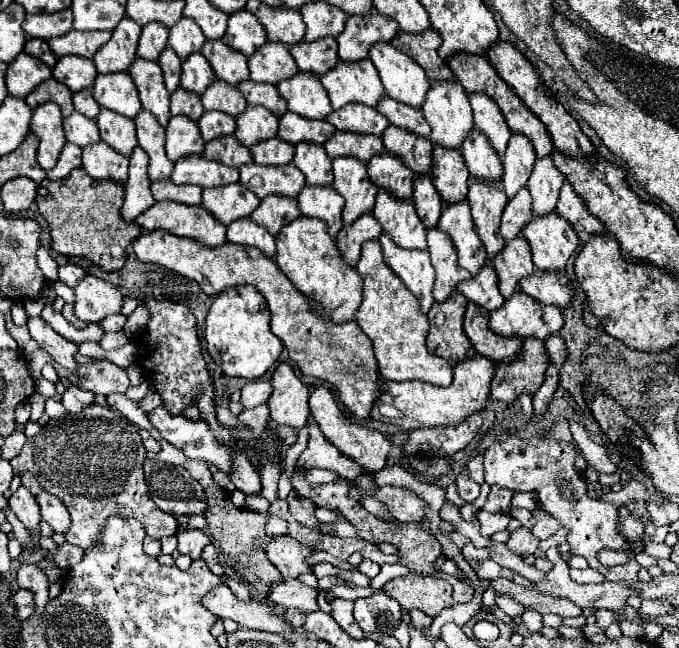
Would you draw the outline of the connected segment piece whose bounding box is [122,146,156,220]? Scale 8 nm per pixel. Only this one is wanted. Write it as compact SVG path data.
M140 146L134 148L130 156L130 174L126 182L122 218L134 220L146 208L150 208L156 200L150 194L150 180L148 180L148 158Z

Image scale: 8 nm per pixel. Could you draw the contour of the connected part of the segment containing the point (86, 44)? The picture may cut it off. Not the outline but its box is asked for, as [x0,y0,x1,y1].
[48,30,110,58]

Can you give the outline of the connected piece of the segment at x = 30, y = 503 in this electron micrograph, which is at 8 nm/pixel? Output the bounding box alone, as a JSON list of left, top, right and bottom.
[8,486,42,530]

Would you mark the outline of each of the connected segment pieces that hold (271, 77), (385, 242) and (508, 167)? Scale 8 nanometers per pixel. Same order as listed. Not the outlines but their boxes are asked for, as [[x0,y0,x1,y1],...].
[[248,42,298,84],[380,232,434,312],[502,134,536,198]]

